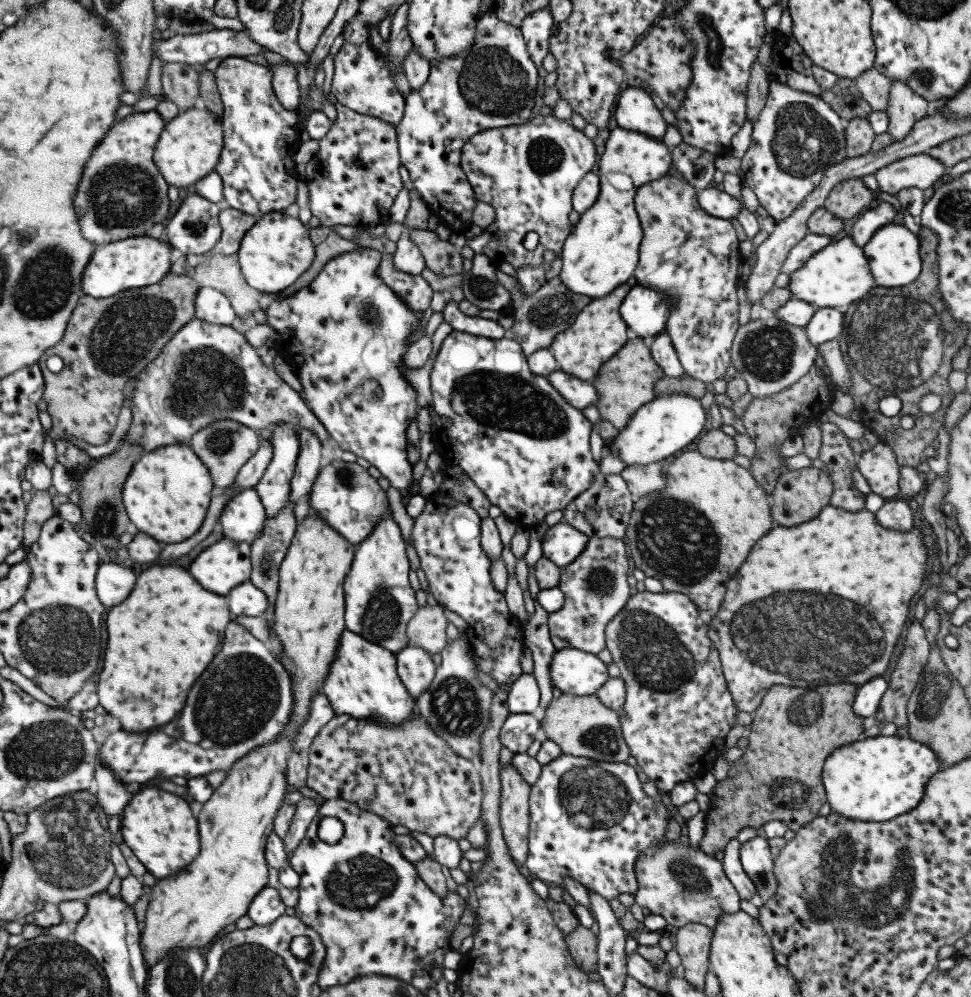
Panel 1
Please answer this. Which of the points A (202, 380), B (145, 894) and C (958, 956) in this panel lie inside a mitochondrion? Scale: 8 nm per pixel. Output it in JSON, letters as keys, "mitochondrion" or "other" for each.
{"A":"mitochondrion","B":"other","C":"other"}

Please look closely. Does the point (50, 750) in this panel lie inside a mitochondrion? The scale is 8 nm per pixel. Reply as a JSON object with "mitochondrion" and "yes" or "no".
{"mitochondrion":"yes"}

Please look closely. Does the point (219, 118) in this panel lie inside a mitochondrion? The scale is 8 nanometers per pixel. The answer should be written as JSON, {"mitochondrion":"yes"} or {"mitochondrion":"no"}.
{"mitochondrion":"no"}

